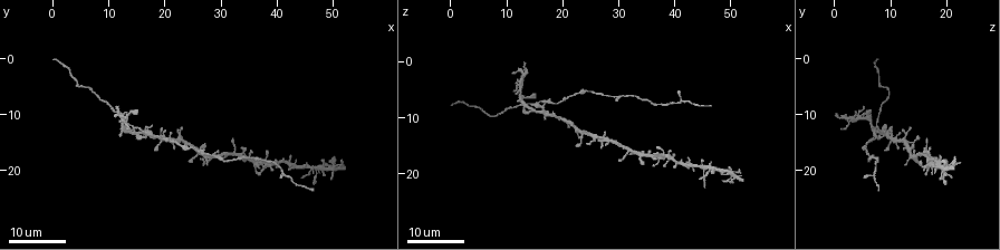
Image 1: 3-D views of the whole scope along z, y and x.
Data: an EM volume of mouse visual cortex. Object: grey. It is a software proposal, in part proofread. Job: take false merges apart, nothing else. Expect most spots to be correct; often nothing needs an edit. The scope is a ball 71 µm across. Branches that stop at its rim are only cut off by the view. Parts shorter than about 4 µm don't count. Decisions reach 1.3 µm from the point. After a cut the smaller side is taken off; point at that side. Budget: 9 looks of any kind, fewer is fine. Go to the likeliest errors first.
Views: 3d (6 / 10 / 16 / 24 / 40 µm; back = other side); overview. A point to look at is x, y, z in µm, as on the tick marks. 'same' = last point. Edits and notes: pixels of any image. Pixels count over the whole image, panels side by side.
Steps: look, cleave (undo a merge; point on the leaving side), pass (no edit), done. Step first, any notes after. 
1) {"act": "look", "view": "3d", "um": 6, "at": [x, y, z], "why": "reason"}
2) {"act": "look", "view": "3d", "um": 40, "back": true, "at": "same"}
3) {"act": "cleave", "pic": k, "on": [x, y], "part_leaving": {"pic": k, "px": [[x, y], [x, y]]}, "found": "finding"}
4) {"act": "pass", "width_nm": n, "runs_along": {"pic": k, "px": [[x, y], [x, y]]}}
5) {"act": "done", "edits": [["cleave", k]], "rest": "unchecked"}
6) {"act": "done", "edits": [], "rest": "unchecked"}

{"act": "look", "view": "3d", "um": 24, "at": [16.5, 13.5, 7.0], "why": "side arm on a straight run"}

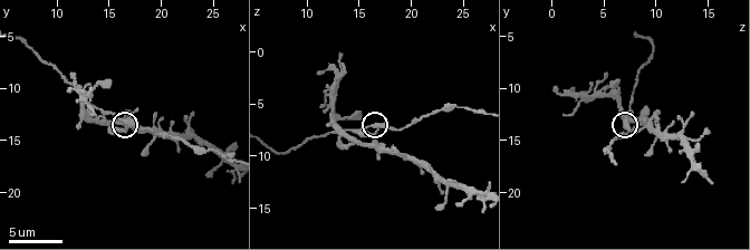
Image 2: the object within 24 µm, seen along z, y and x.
{"act": "look", "view": "3d", "um": 10, "at": [16.6, 13.2, 6.8]}

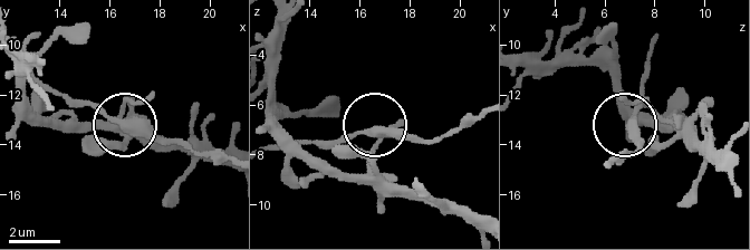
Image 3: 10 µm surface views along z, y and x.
{"act": "pass", "width_nm": 300, "found": "all the same cell"}

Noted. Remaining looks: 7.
{"act": "look", "view": "3d", "um": 16, "at": [37.5, 18.5, 7.5], "why": "thin neck"}

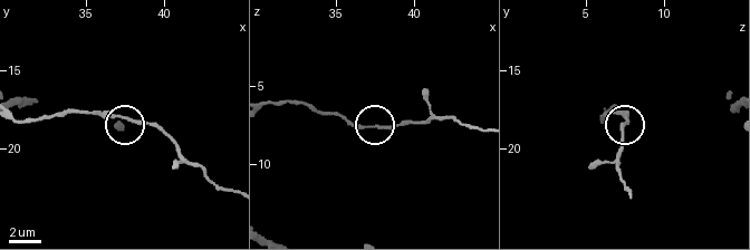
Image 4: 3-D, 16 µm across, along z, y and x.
{"act": "look", "view": "3d", "um": 10, "at": [37.4, 18.2, 7.6], "why": "closer look"}

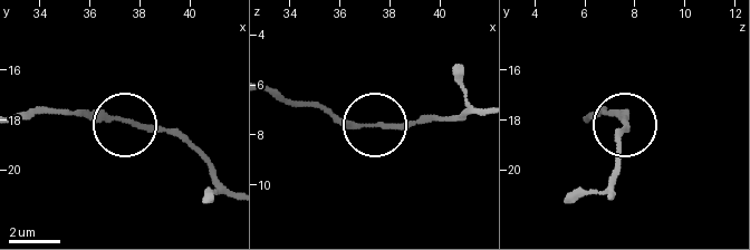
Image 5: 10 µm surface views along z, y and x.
{"act": "pass", "width_nm": 180, "found": "one cell here"}

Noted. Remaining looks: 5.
{"act": "look", "view": "3d", "um": 16, "at": [28.5, 17.0, 6.0], "why": "calibre changes"}

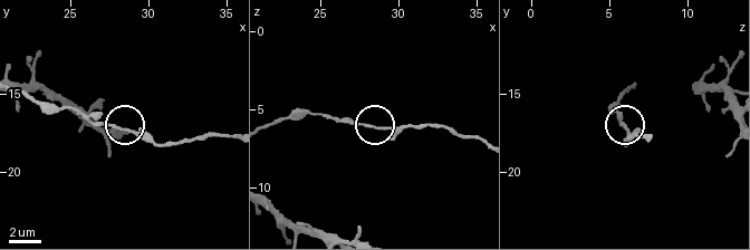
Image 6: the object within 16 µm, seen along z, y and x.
{"act": "look", "view": "3d", "um": 6, "at": [28.6, 17.2, 6.2]}

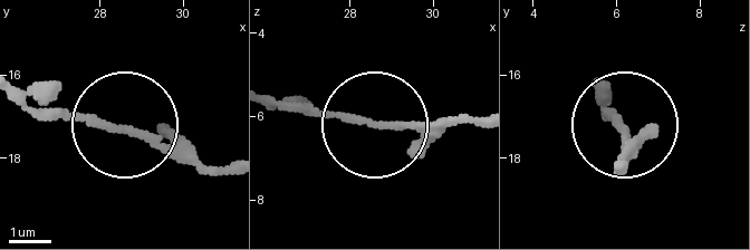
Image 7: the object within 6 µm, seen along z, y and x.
{"act": "look", "view": "3d", "um": 6, "back": true, "at": [28.65, 17.35, 6.20], "why": "from behind"}

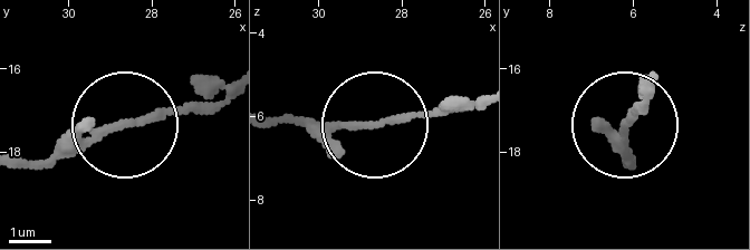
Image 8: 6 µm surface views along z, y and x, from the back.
{"act": "pass", "found": "all the same cell"}

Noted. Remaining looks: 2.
{"act": "look", "view": "3d", "um": 6, "at": [12.4, 10.8, 4.6], "why": "thick turns thin"}

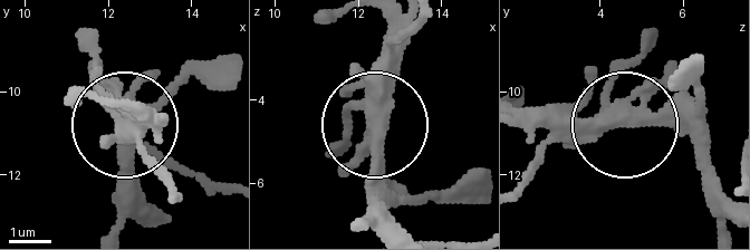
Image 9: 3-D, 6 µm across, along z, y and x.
{"act": "look", "view": "3d", "um": 6, "back": true, "at": [12.50, 10.65, 4.65]}

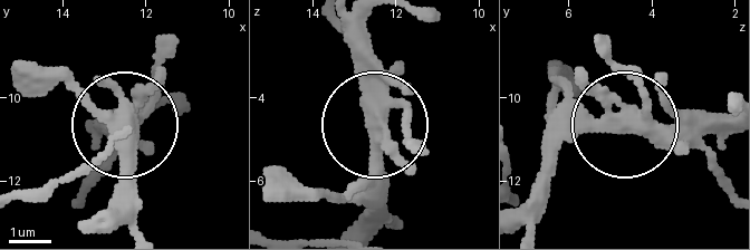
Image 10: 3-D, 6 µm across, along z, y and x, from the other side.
{"act": "pass", "found": "one cell here"}

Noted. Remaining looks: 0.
{"act": "done", "edits": [], "rest": "unchecked"}

